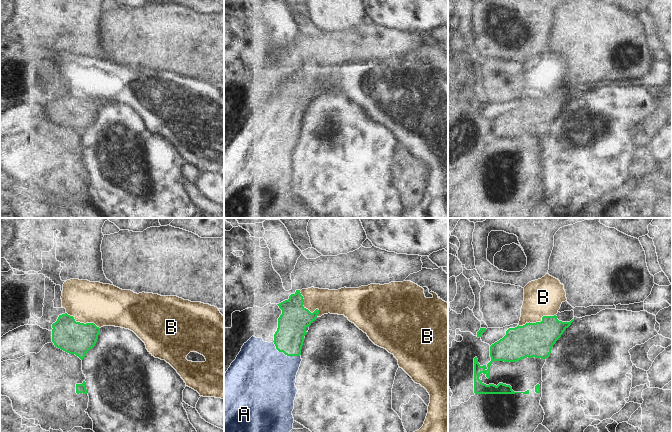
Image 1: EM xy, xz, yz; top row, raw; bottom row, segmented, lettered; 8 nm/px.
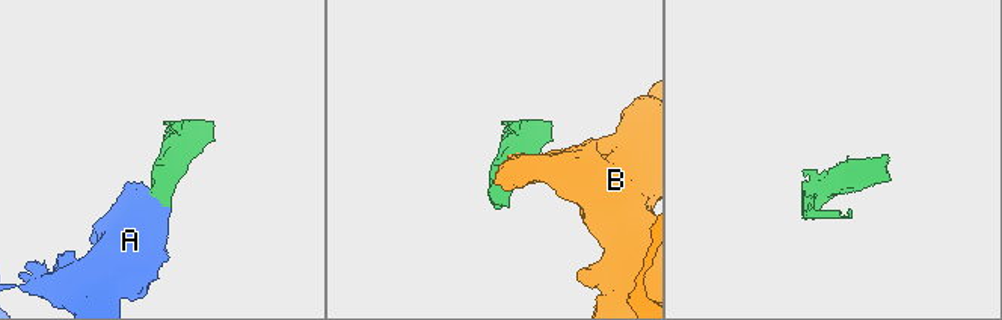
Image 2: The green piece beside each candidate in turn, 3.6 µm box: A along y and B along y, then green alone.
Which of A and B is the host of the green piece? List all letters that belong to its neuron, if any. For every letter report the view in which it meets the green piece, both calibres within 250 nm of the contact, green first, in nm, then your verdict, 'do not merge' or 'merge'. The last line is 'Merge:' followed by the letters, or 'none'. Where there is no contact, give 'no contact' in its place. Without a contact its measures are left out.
A: xz | 240/480 nm | merge
B: yz | 280/300 nm | do not merge
Merge: A

